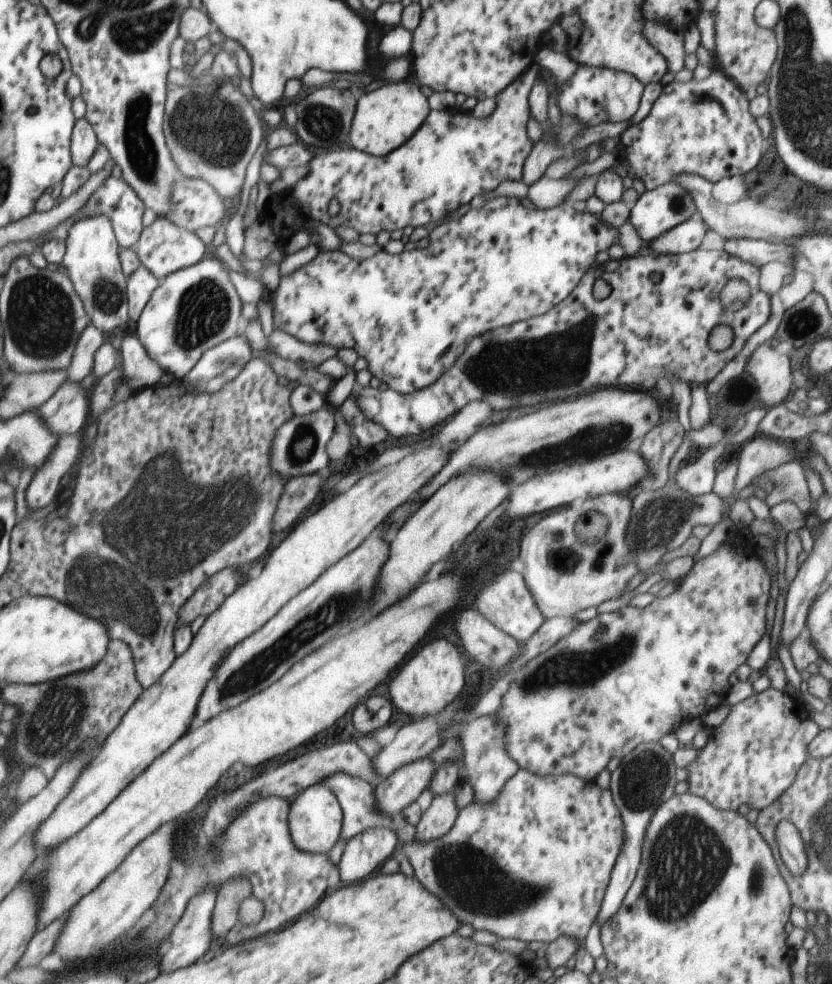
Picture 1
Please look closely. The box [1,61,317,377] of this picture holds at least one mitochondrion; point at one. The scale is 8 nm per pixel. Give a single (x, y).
(40, 317)

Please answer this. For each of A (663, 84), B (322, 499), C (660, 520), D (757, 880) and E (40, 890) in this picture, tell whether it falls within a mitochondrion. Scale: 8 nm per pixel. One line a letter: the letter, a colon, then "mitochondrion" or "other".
A: other
B: other
C: mitochondrion
D: mitochondrion
E: other

